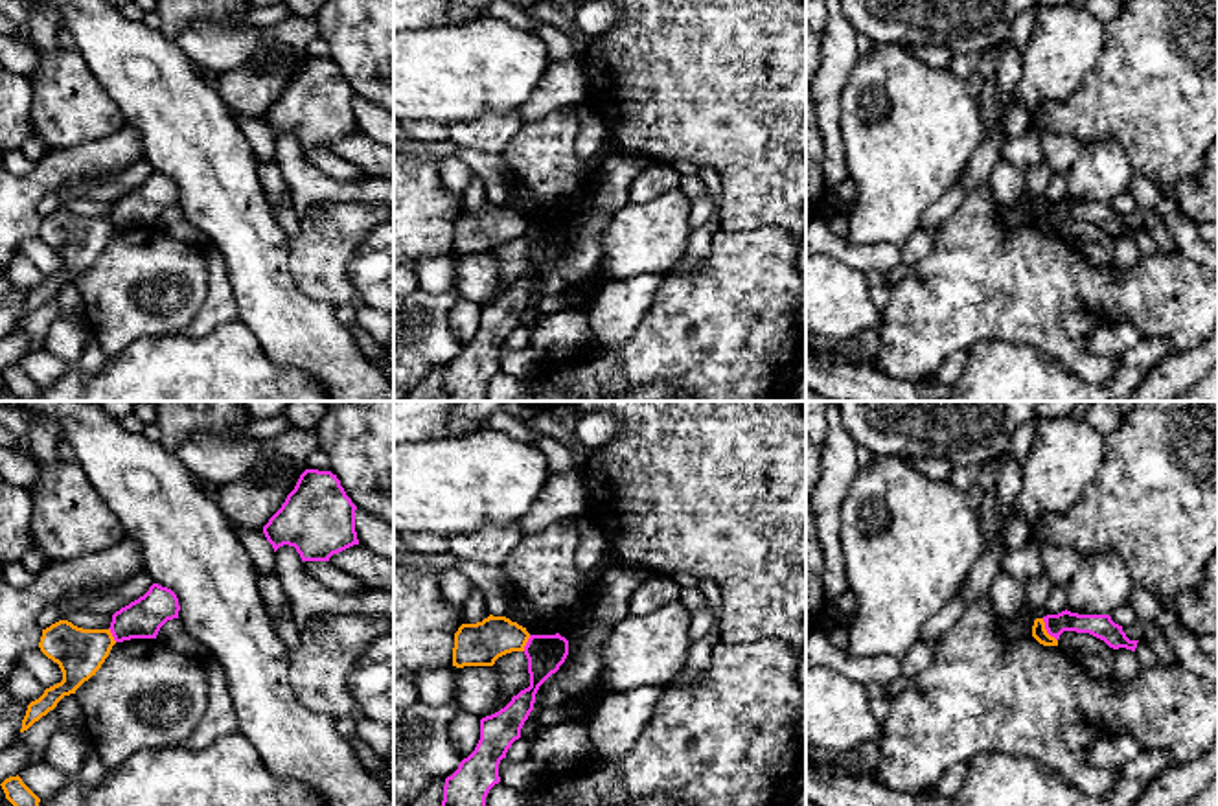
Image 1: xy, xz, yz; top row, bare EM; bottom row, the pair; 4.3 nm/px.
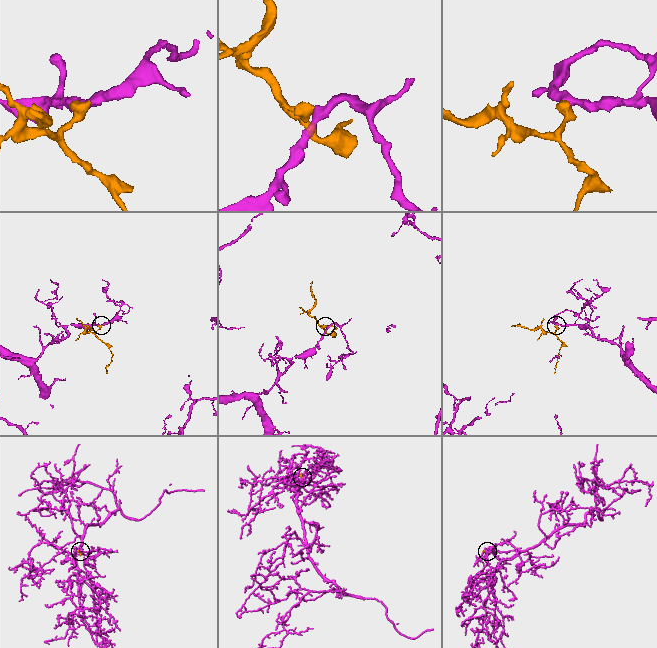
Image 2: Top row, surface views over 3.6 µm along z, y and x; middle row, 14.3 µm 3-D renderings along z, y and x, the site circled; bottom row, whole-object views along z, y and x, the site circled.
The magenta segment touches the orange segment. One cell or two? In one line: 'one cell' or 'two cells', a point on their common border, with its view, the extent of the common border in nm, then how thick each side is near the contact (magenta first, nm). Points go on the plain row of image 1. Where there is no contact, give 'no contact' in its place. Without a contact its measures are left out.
two cells | yz (1047, 218) | 120 nm | 110/70 nm

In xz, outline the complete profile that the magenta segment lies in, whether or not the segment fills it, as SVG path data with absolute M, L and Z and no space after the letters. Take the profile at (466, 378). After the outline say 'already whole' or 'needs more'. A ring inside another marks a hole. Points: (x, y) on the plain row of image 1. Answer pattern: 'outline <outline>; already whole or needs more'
outline M559 221L530 223L524 243L530 274L513 283L499 300L480 307L480 328L458 357L445 366L438 401L486 401L486 385L500 370L499 351L511 331L521 326L539 274L565 250L569 228Z; already whole

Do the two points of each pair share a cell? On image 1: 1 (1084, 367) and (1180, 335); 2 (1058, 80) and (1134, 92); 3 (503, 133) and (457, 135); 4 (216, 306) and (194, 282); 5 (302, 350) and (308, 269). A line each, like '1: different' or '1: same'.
1: same
2: different
3: same
4: different
5: different

